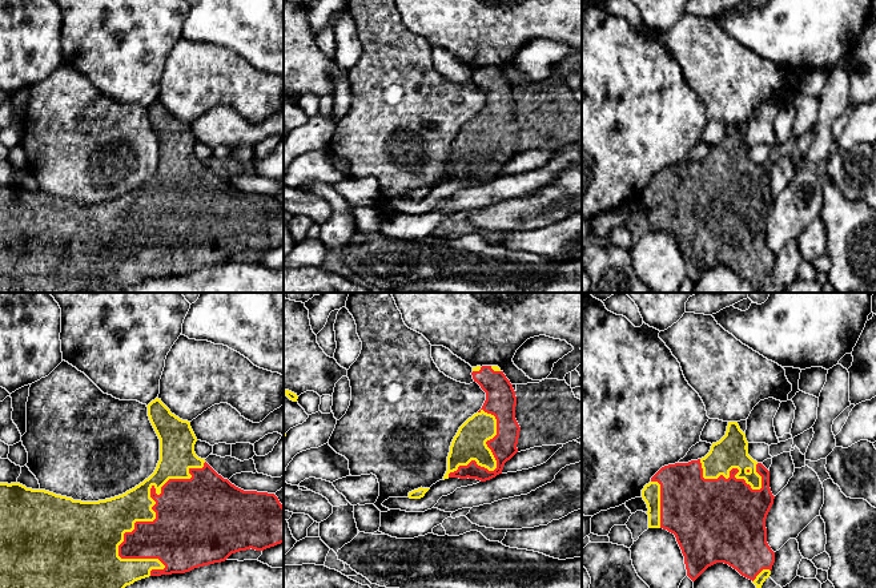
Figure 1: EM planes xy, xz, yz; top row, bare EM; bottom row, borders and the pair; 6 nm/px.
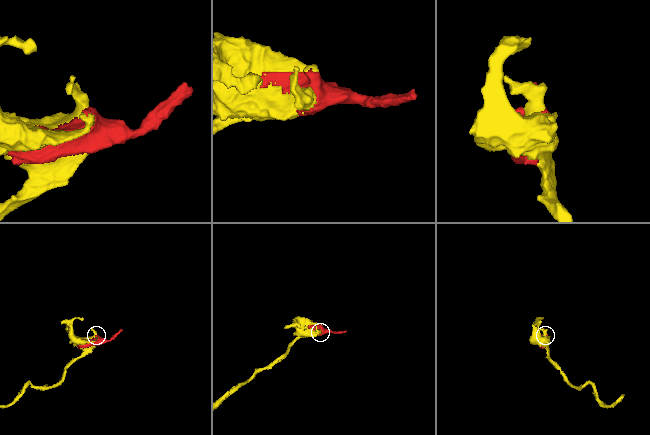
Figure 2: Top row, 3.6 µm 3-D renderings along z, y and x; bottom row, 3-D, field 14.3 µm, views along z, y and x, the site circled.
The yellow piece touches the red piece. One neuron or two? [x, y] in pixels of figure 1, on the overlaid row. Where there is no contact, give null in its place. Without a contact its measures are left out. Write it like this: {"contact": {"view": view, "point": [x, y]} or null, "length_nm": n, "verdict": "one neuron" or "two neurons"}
{"contact": {"view": "xy", "point": [151, 498]}, "length_nm": 800, "verdict": "one neuron"}

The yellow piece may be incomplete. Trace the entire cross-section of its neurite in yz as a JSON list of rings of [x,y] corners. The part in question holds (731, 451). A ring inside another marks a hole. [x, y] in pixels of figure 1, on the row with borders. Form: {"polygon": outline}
{"polygon": [[[728,422],[726,435],[712,443],[710,452],[698,460],[662,467],[642,490],[647,504],[648,528],[674,533],[684,556],[687,576],[695,581],[708,567],[724,563],[750,579],[756,588],[769,577],[775,552],[767,543],[766,519],[775,496],[769,488],[769,471],[748,455],[748,442],[738,422]]]}

